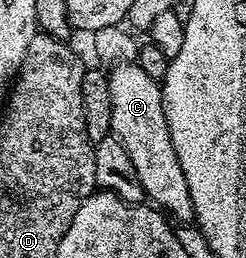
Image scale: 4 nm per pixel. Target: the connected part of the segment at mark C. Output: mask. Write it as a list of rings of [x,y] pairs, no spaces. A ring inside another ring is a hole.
[[[137,62],[111,66],[108,74],[112,93],[110,129],[113,138],[118,139],[128,152],[136,177],[140,177],[143,196],[175,224],[189,224],[194,218],[194,206],[188,193],[188,181],[184,181],[184,169],[180,169],[180,157],[176,157],[176,148],[172,146],[172,137],[168,133],[159,80],[148,77]]]

